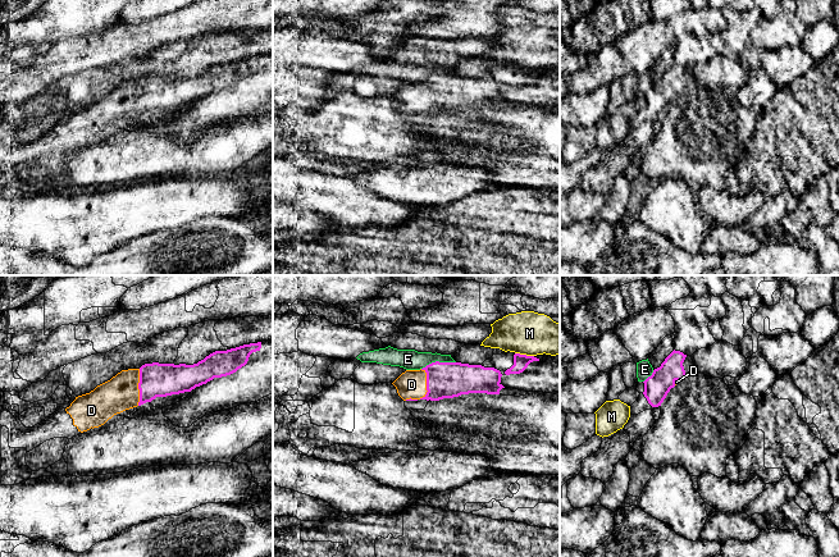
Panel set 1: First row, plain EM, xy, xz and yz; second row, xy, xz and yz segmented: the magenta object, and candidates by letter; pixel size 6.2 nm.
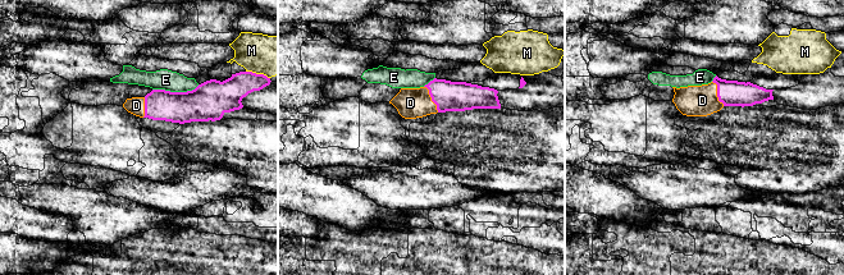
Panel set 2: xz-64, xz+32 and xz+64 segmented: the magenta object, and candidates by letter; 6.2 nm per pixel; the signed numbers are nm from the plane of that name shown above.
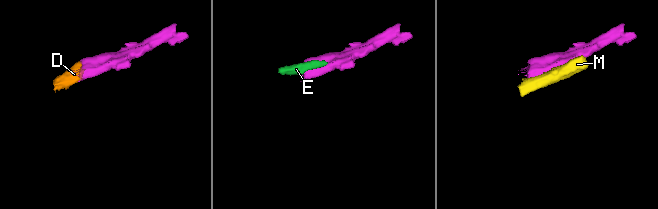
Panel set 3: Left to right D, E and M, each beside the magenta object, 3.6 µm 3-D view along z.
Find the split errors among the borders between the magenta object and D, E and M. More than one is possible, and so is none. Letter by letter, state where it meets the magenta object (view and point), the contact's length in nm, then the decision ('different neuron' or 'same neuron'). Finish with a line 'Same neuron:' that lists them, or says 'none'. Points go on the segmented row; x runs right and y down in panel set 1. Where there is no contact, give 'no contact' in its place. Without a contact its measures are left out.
D: xy (138, 387) | 240 nm | same neuron
E: xz (438, 361) | 220 nm | different neuron
M: xz (524, 355) | 120 nm | different neuron
Same neuron: D

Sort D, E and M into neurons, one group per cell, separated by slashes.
D / E / M

